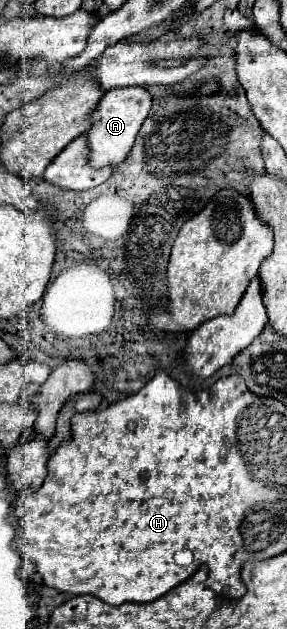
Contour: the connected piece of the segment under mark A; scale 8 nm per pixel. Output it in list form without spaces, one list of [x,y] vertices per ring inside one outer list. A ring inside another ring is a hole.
[[[144,87],[110,89],[102,95],[100,103],[90,113],[92,125],[86,133],[90,167],[94,167],[94,169],[102,169],[102,167],[118,169],[126,161],[126,157],[132,151],[132,145],[136,141],[136,135],[150,113],[150,105],[152,105],[152,97]]]

